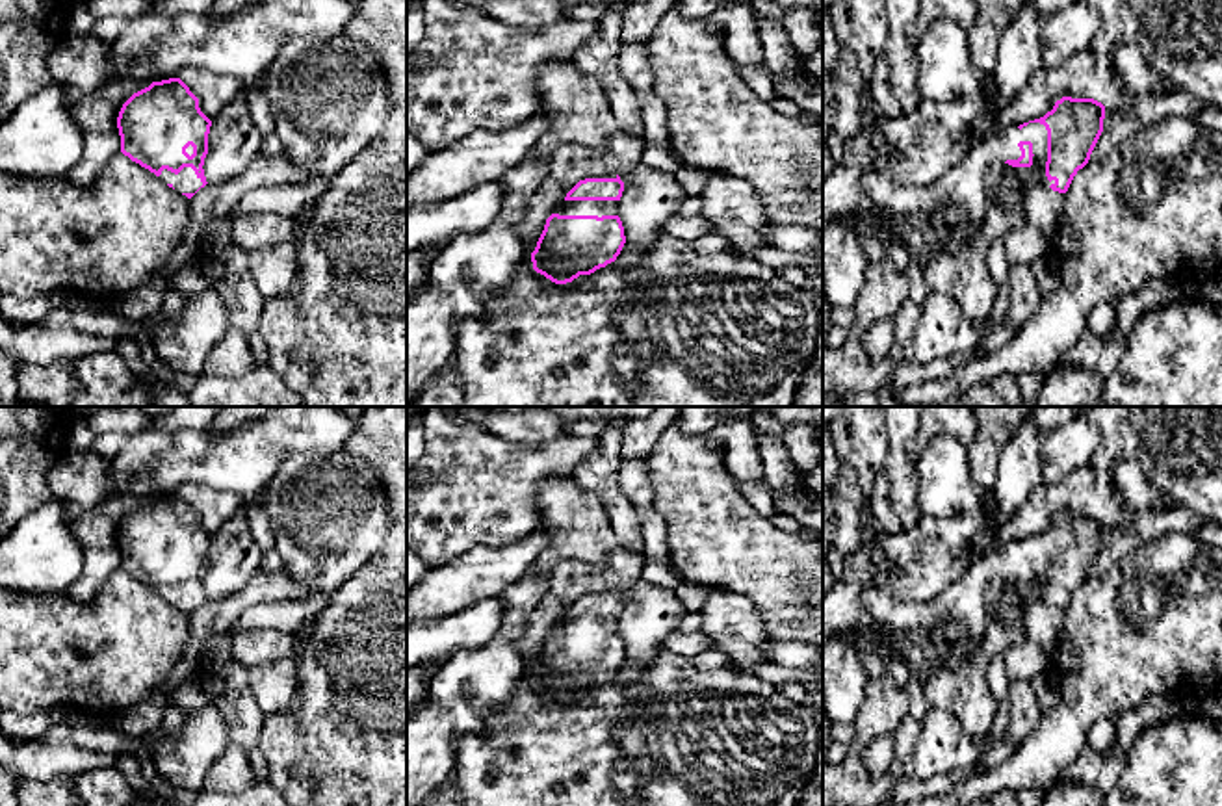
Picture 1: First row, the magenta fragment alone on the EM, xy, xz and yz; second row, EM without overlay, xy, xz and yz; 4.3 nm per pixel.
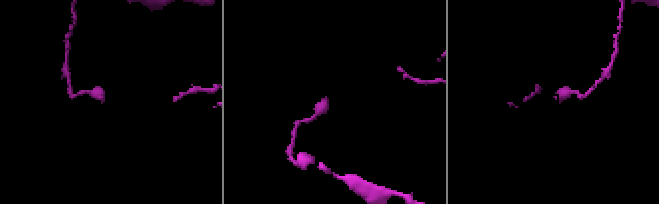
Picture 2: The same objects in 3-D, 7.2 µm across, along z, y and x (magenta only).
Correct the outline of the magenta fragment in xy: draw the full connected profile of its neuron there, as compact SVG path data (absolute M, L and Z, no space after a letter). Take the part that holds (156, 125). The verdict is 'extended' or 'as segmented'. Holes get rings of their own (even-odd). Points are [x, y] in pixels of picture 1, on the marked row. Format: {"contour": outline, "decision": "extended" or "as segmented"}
{"contour": "M180 78L152 82L121 108L121 152L191 199L204 188L212 121Z", "decision": "extended"}

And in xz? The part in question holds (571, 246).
{"contour": "M624 130L609 139L617 158L609 178L579 180L544 225L531 253L533 269L555 284L566 284L579 275L591 275L615 262L626 236L618 217L624 175L641 162L644 141Z", "decision": "extended"}

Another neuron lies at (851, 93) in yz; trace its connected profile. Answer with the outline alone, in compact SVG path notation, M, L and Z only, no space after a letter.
M841 48L832 69L832 85L836 97L834 130L847 143L854 143L864 134L864 110L869 108L873 119L882 121L878 106L873 102L869 87L858 71L858 59L851 48Z

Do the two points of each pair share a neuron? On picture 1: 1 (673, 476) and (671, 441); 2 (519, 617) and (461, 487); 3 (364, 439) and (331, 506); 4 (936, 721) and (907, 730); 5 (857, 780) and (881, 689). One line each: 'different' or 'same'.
1: same
2: different
3: different
4: different
5: same

